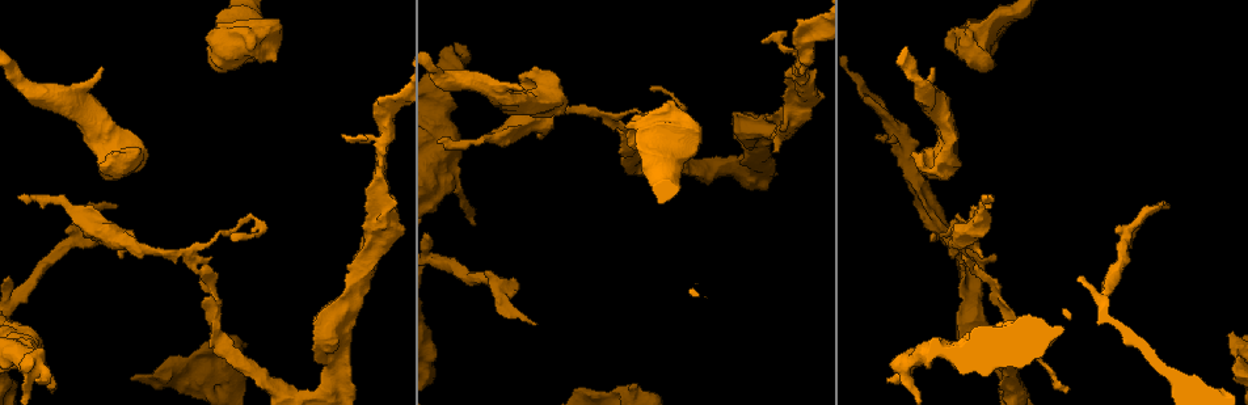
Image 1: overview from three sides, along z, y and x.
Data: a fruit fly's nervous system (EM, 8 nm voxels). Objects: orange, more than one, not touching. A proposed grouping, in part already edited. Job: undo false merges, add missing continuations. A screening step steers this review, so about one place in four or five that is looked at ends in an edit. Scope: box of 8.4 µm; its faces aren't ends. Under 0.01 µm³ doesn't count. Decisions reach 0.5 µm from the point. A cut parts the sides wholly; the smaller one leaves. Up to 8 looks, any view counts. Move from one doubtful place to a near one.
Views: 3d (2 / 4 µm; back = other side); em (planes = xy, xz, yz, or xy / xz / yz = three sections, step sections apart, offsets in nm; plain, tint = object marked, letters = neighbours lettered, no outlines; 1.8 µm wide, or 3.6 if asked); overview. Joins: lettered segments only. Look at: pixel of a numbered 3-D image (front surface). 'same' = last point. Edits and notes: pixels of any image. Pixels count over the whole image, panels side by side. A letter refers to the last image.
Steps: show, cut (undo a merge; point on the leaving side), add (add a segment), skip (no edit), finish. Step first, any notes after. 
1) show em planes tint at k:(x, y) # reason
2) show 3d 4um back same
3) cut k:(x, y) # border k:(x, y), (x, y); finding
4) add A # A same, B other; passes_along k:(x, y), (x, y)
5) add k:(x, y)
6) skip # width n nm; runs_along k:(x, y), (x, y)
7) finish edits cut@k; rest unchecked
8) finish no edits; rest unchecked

show em planes letters at 1:(351, 382) # an open end

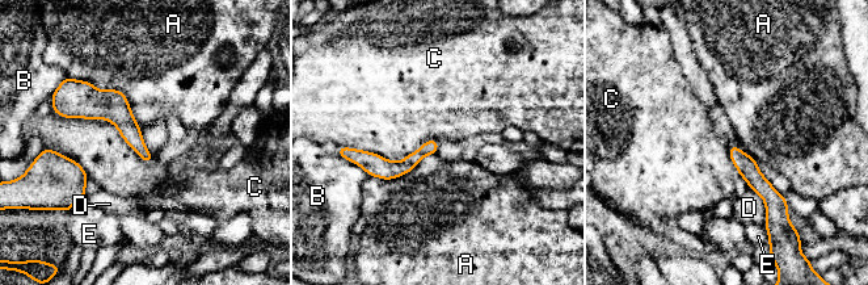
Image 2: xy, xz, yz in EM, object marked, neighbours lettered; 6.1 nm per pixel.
skip # A other, B other, C other, D other, E other; border 2:(58, 114), (105, 118), (154, 160); none of them fits

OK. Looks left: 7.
show 3d 4um at 1:(205, 274) # abrupt turn

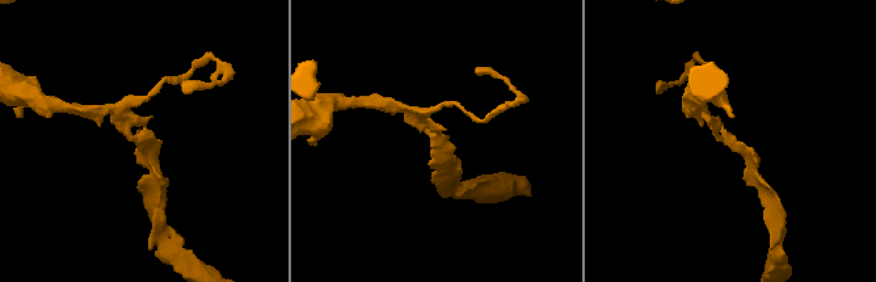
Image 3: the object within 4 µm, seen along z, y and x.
show em xz step 16 tint at 3:(436, 142) # now the EM

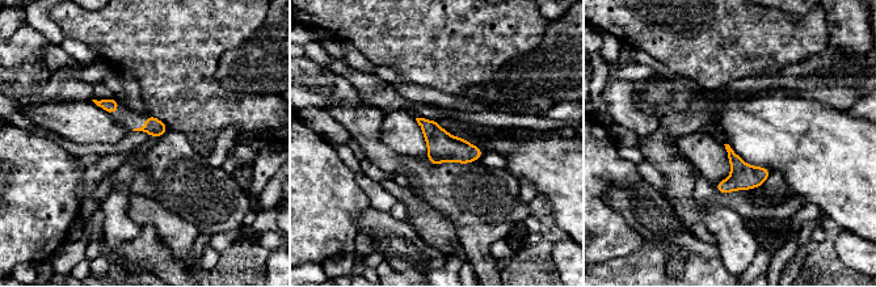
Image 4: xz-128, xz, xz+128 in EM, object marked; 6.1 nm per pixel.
show em xy step 16 letters same

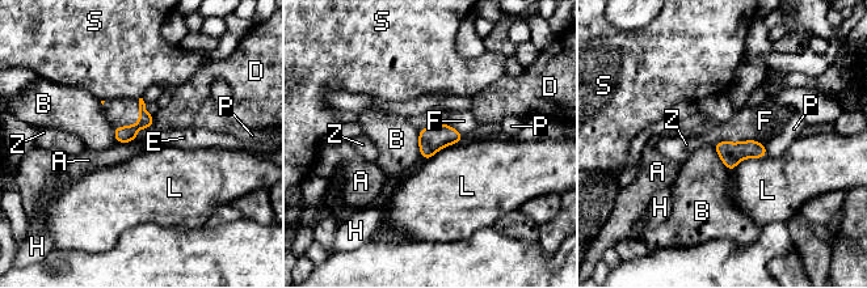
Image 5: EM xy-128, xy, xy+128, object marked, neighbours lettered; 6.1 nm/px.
skip # width 110 nm; A other, B other, D other, E other, F other, H other, L other, P other, S other, Z other; one neuron here

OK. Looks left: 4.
show em planes letters at 1:(103, 69) # free end

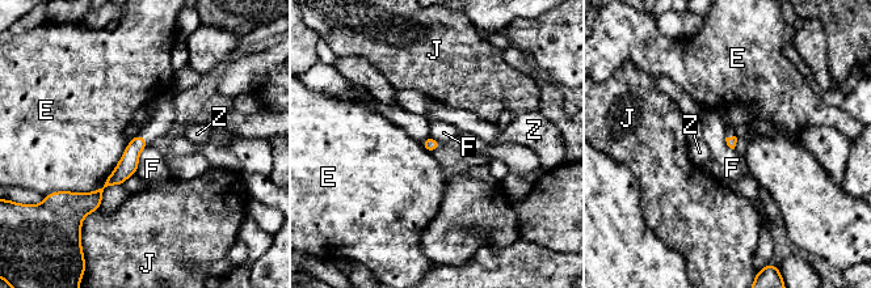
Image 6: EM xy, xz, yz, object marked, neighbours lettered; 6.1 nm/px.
skip # E other, F other, J other, Z other; border 6:(148, 144), (139, 155), (135, 173); no lettered segment goes on from it

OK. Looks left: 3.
show 3d 2um at 1:(36, 381) # an open end

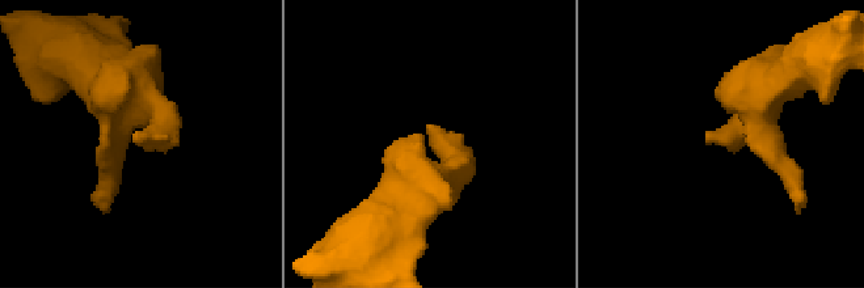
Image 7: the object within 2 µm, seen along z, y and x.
show em planes letters at 7:(707, 143) # need the tissue

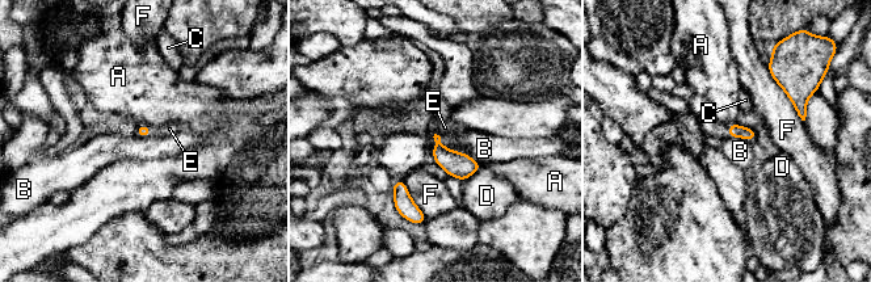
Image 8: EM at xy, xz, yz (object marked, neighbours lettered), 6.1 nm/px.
add E # A other, B other, C other, D other, E same, F other; passes_along 8:(735, 130), (728, 131), (707, 122); the neuron continues

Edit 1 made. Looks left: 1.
finish edits add@8; rest unchecked

